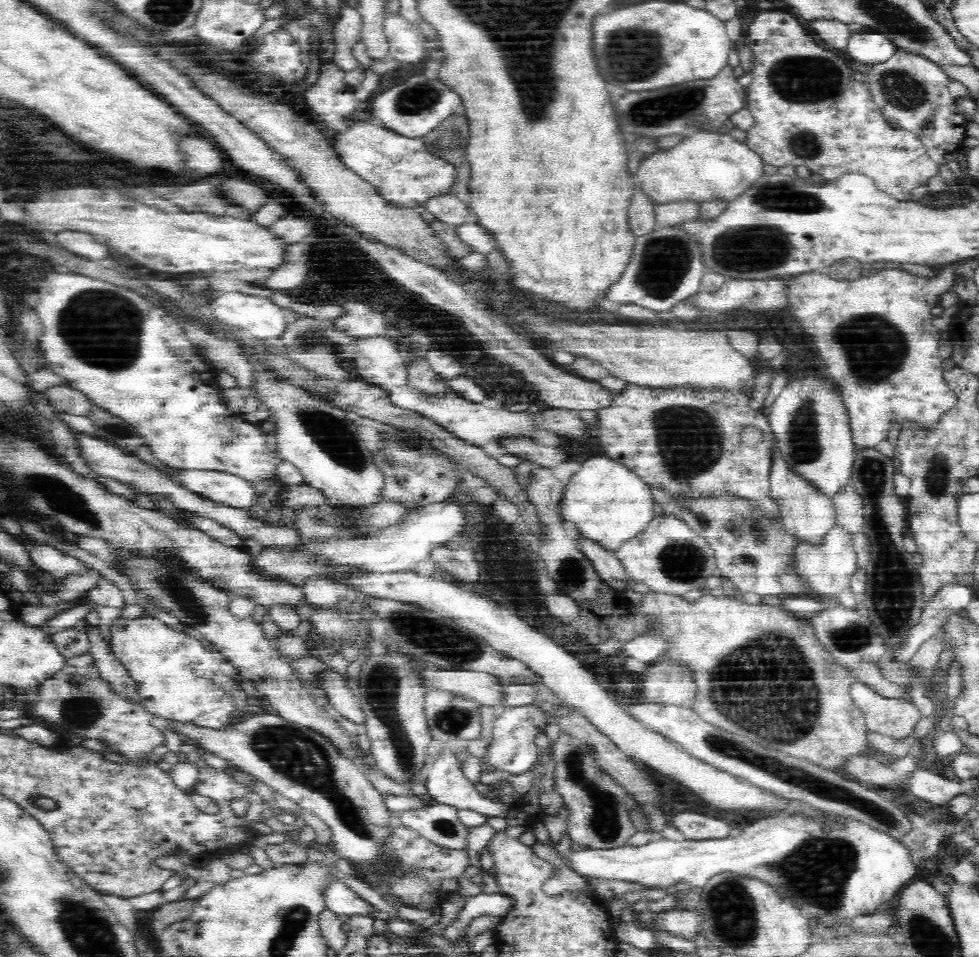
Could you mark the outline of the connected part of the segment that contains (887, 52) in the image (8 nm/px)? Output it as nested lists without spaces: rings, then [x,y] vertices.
[[[853,27],[854,30],[848,37],[845,49],[854,60],[866,62],[866,68],[884,62],[896,50],[895,44],[881,32]]]

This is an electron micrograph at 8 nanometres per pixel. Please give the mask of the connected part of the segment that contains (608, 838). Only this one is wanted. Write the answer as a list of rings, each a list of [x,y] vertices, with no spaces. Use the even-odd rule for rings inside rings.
[[[562,732],[550,750],[554,756],[551,770],[553,786],[562,795],[568,813],[570,839],[580,848],[612,849],[624,846],[638,830],[630,810],[635,804],[614,776],[602,769],[596,747],[578,735]]]

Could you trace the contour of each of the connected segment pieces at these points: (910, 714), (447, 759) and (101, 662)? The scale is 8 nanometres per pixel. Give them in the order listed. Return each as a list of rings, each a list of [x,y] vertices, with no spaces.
[[[858,680],[852,685],[851,697],[862,710],[869,729],[894,738],[905,738],[908,736],[916,722],[924,716],[924,712],[914,704],[914,701],[902,702],[898,697],[882,695],[864,681]]]
[[[444,749],[435,760],[426,780],[428,796],[437,803],[458,810],[472,810],[486,817],[506,817],[510,806],[492,801],[476,790],[464,773],[458,768],[456,755]]]
[[[88,618],[80,620],[82,631],[88,638],[87,655],[93,660],[93,665],[98,669],[100,676],[114,685],[114,689],[122,695],[130,695],[140,700],[135,692],[135,684],[129,678],[127,668],[112,652],[106,638],[102,636],[102,630],[96,624],[90,624]]]

